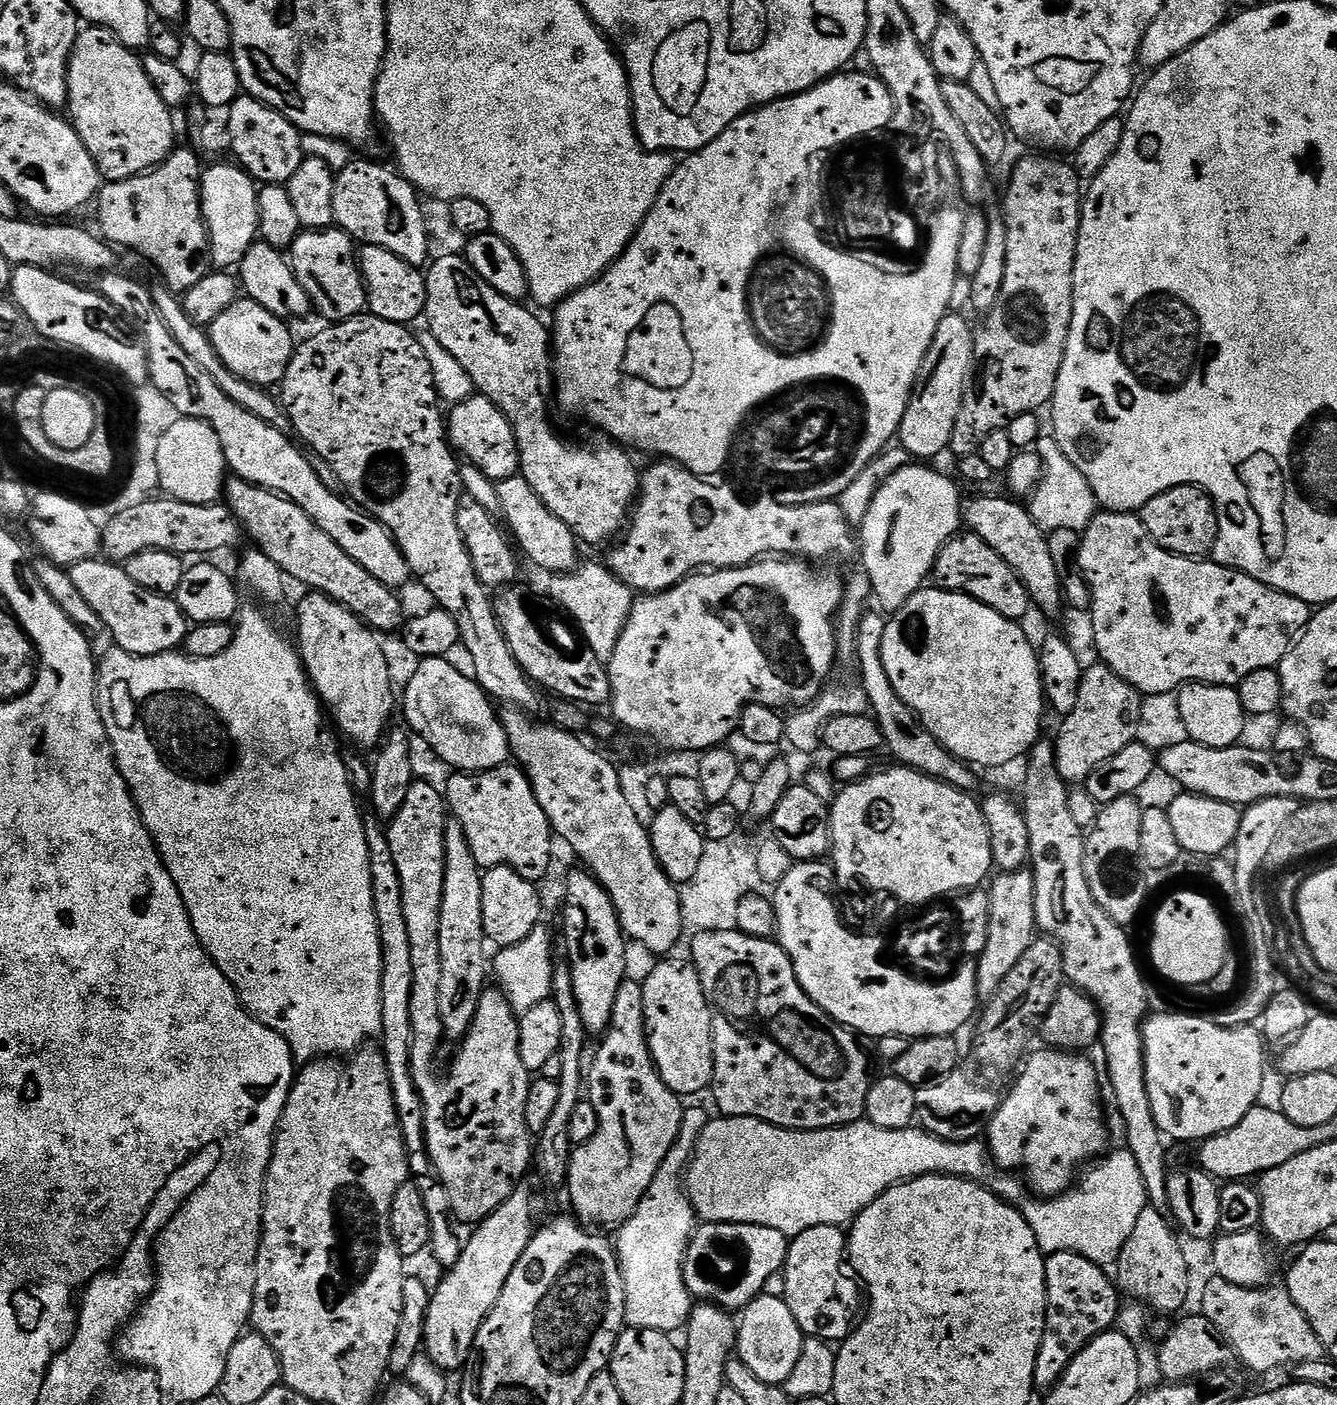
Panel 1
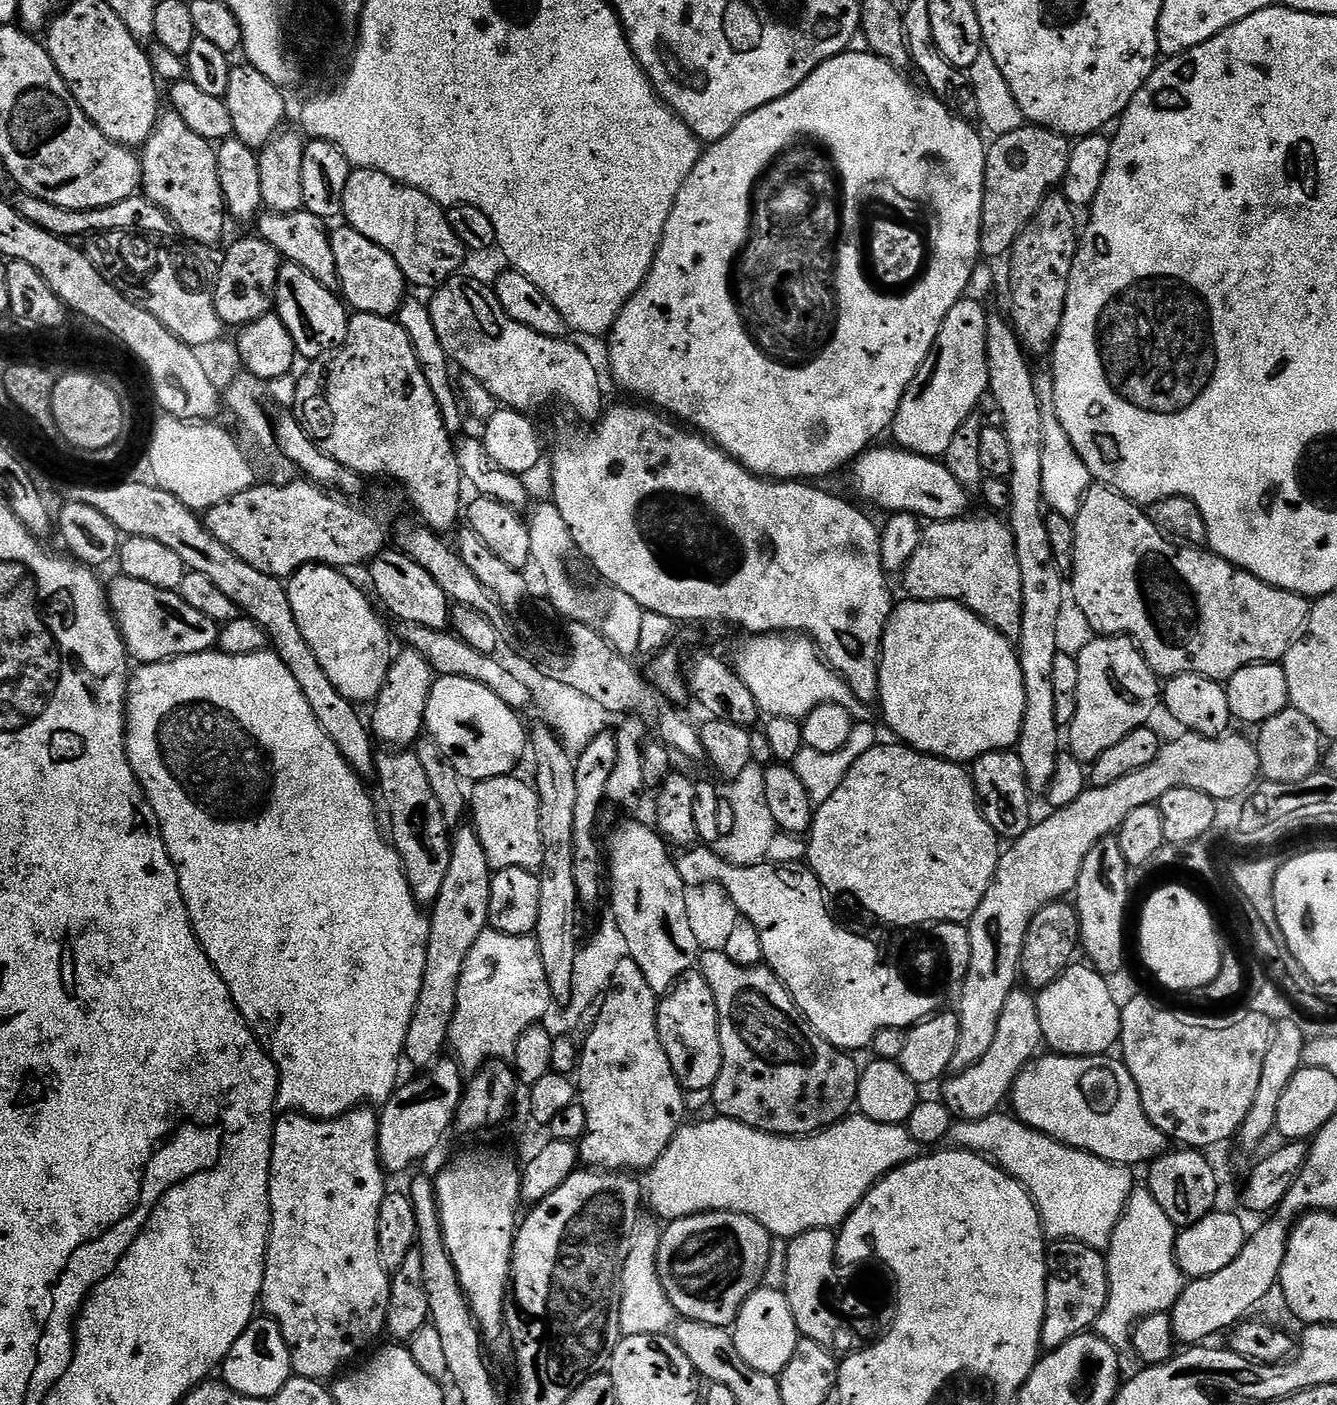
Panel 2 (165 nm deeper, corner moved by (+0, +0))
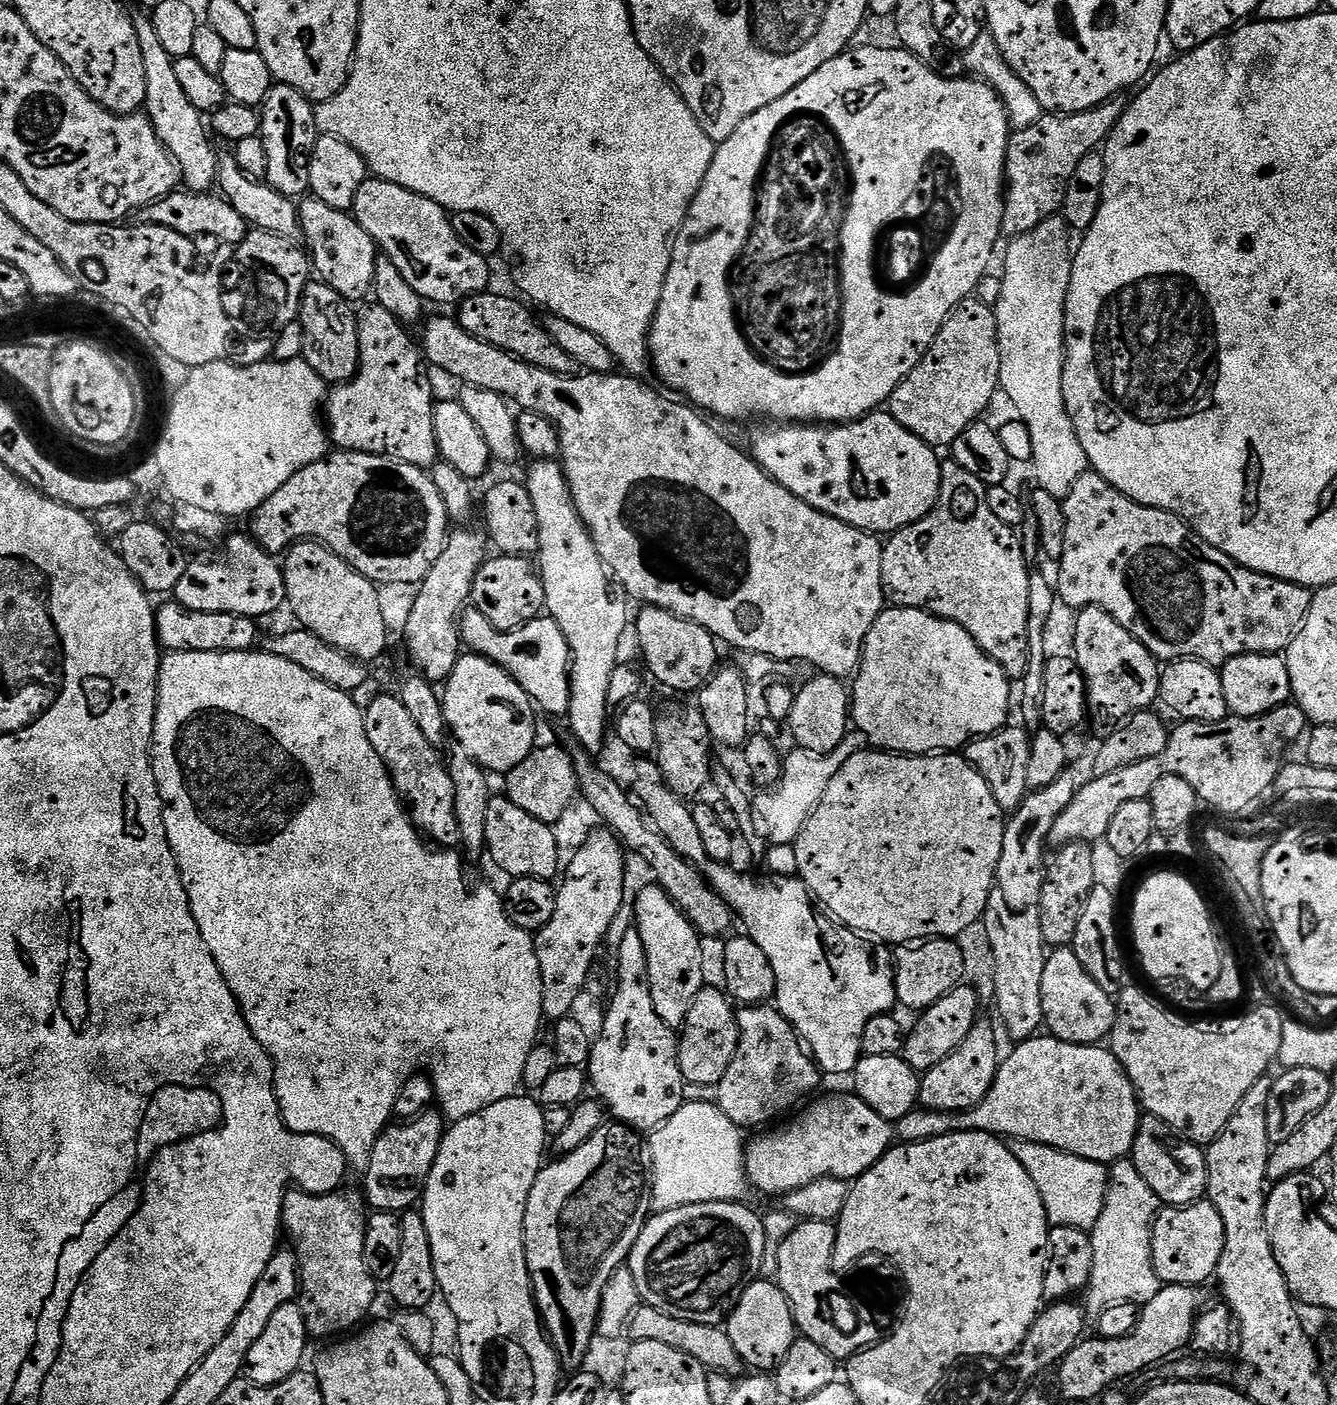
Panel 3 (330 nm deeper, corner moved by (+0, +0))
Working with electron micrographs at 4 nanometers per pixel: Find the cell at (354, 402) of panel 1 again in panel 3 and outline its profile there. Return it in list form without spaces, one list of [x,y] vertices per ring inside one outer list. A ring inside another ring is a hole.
[[[372,302],[359,309],[356,321],[360,331],[360,369],[351,380],[337,384],[326,396],[326,431],[331,443],[346,452],[365,452],[388,456],[402,464],[413,464],[428,470],[440,460],[440,450],[434,434],[432,384],[424,373],[425,361],[421,349],[408,337],[409,329],[390,310]]]

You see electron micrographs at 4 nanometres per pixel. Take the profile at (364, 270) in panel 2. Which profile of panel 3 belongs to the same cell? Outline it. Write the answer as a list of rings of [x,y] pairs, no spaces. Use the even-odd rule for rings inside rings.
[[[304,198],[298,204],[300,223],[303,231],[308,232],[310,264],[319,279],[330,286],[342,298],[349,302],[367,301],[373,295],[376,283],[374,270],[378,259],[378,249],[374,238],[362,230],[360,223],[351,211],[334,210],[334,206],[326,206],[326,202],[315,198]]]

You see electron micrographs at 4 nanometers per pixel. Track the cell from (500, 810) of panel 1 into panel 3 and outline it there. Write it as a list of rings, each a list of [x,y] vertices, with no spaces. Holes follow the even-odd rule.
[[[493,795],[490,807],[486,809],[486,852],[492,855],[493,862],[508,878],[521,876],[549,882],[557,879],[562,860],[560,864],[560,848],[556,845],[556,836],[552,831],[553,825],[544,824],[538,818],[526,814],[526,810],[514,806],[507,795]]]

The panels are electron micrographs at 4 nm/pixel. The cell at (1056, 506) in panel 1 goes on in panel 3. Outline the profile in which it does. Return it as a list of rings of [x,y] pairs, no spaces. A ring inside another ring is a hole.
[[[1063,215],[1043,220],[1034,230],[1015,237],[1004,260],[1004,281],[1000,284],[1000,297],[994,300],[998,346],[1000,347],[1000,388],[1012,399],[1018,415],[1028,427],[1028,440],[1032,443],[1032,464],[1036,467],[1036,484],[1042,490],[1058,497],[1066,497],[1074,490],[1074,482],[1089,471],[1086,450],[1078,442],[1074,422],[1066,410],[1062,394],[1064,373],[1064,307],[1072,273],[1073,245],[1068,245],[1070,229]]]

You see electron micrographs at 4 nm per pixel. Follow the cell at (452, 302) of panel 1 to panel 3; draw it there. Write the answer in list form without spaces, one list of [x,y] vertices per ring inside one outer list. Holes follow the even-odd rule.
[[[495,290],[479,292],[477,296],[469,296],[468,299],[460,301],[458,319],[461,326],[470,335],[485,340],[488,344],[498,346],[502,351],[509,352],[511,356],[516,357],[517,360],[525,360],[528,364],[545,368],[551,372],[575,373],[578,368],[576,360],[570,358],[570,354],[566,354],[566,350],[562,350],[562,346],[553,342],[543,323],[532,317],[531,310],[533,311],[533,309],[527,303],[516,300],[511,300],[508,296],[499,296]]]

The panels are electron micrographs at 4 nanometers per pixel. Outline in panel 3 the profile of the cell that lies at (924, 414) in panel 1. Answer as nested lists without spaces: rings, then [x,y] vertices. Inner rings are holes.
[[[977,298],[962,301],[946,318],[938,330],[930,350],[920,359],[920,364],[894,390],[888,400],[886,411],[910,434],[922,438],[930,447],[943,450],[951,446],[970,425],[977,423],[980,416],[992,404],[1000,388],[1000,347],[996,329],[996,313],[991,303],[983,304]]]

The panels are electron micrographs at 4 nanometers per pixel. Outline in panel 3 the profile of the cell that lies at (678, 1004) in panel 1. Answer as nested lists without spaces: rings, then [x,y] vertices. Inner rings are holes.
[[[705,986],[698,990],[690,1010],[686,1014],[684,1027],[679,1029],[678,1066],[682,1070],[685,1085],[697,1084],[700,1088],[715,1089],[722,1082],[726,1070],[730,1070],[730,1062],[738,1050],[737,1009],[724,988]]]

